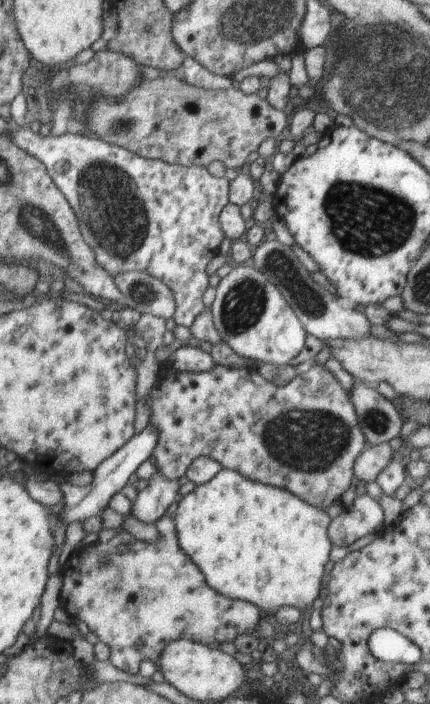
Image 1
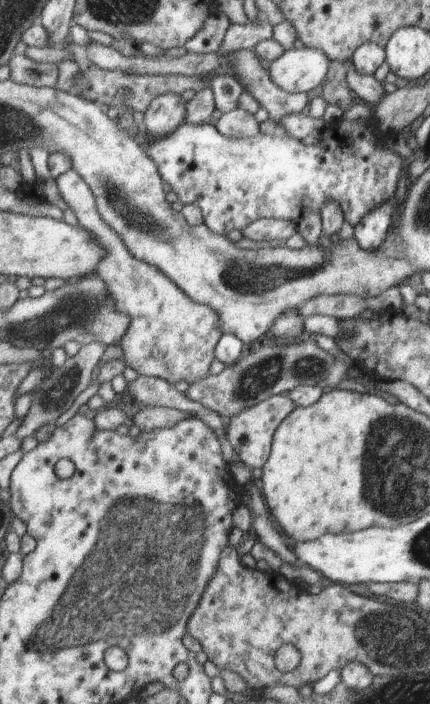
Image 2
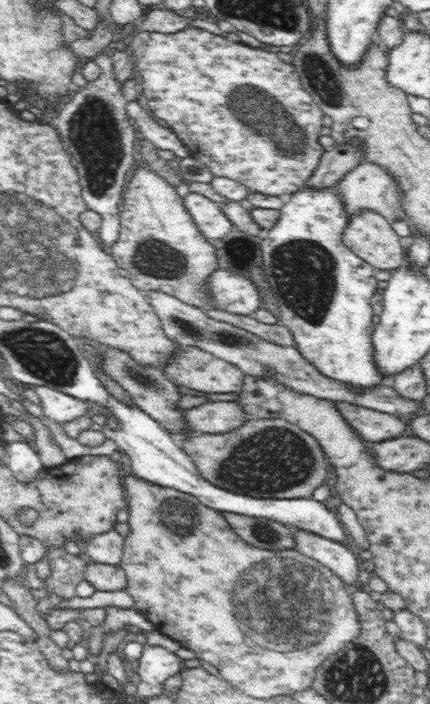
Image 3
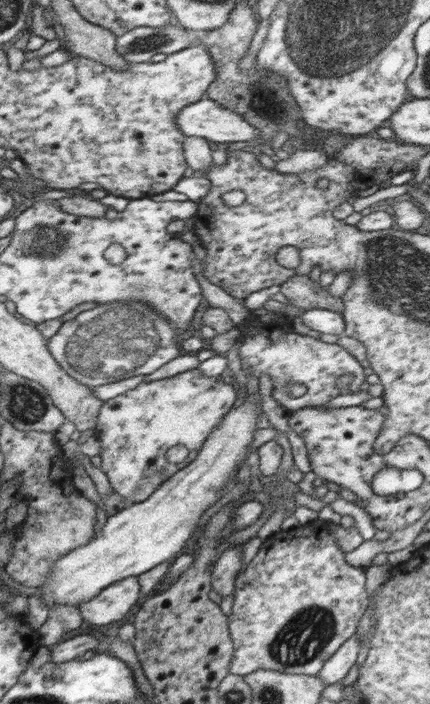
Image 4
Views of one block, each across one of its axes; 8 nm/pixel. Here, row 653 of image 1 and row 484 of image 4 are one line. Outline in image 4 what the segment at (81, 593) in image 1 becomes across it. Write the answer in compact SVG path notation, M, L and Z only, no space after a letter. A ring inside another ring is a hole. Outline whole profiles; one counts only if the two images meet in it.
M196 368L177 373L171 378L142 382L133 390L117 398L104 401L103 408L99 412L97 427L94 430L95 437L101 442L100 467L108 476L114 492L133 503L142 503L149 499L165 480L188 466L199 455L215 430L226 420L236 399L237 385L229 377L208 377ZM178 444L186 446L189 454L183 462L170 463L166 459L166 452Z

